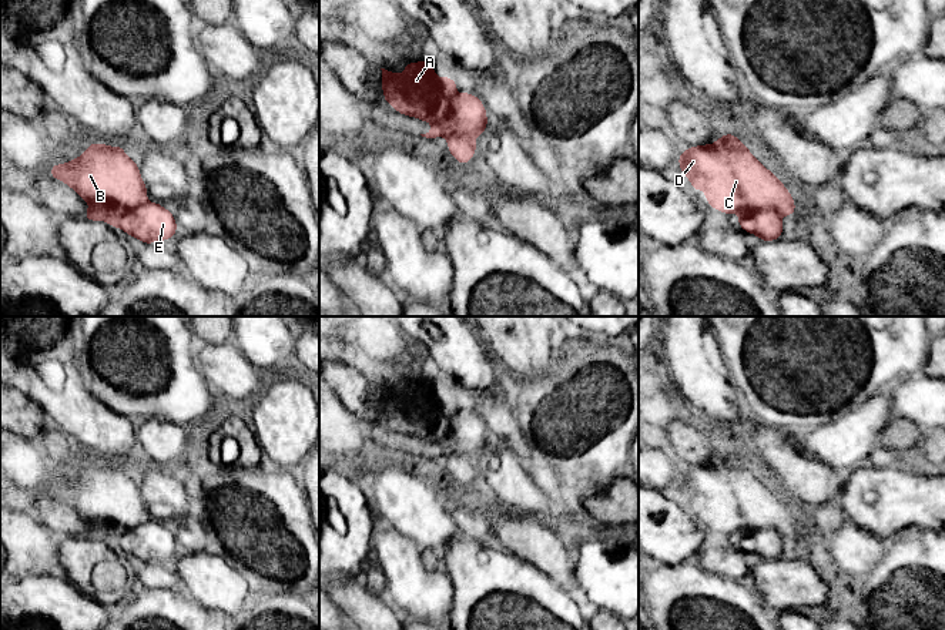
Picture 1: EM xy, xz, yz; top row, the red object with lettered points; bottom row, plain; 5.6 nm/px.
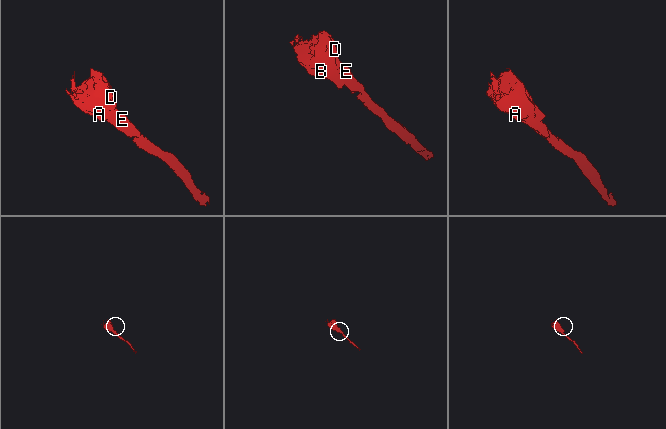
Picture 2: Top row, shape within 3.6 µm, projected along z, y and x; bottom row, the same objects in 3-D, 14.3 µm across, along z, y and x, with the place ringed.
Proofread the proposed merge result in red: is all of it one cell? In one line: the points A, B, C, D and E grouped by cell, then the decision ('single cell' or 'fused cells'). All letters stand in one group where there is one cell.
groups A B C D / E; fused cells

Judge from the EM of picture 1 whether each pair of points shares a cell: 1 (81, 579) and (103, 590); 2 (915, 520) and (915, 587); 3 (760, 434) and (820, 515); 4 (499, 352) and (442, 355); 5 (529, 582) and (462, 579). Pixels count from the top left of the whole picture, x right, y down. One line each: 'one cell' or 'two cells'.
1: one cell
2: two cells
3: two cells
4: one cell
5: one cell

